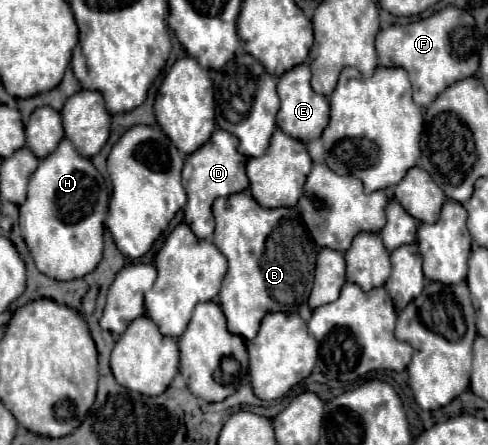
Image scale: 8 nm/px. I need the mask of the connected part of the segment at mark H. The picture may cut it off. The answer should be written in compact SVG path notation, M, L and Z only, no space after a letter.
M63 139L59 147L51 155L47 155L47 159L39 161L35 175L31 175L27 201L19 207L21 235L35 259L37 269L45 273L47 277L53 277L59 281L77 279L91 273L103 257L103 231L105 231L103 221L107 215L107 203L109 203L109 193L101 173L93 167L91 159L83 159L75 151L69 139Z

